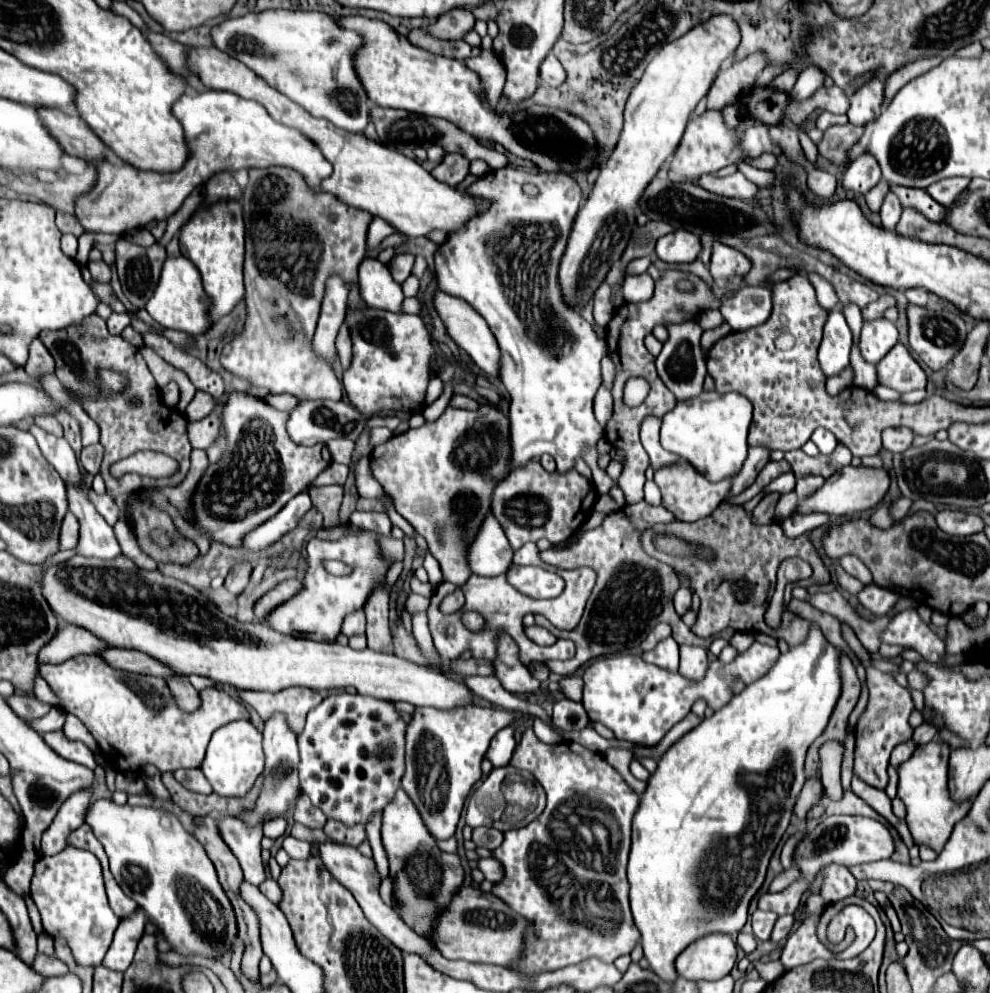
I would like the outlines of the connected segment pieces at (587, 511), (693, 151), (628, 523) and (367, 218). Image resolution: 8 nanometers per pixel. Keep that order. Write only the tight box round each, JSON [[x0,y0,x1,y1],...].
[[492,461,596,551],[668,109,780,181],[534,499,714,677],[222,167,404,401]]

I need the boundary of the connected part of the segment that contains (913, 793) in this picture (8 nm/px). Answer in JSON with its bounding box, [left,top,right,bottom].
[898,741,974,853]

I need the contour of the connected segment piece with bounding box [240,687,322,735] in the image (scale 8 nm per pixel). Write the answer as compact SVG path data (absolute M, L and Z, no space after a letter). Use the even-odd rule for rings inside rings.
M290 687L290 689L276 691L276 693L242 691L240 697L246 705L256 709L262 721L268 721L274 713L284 713L288 727L296 735L304 729L308 711L322 703L322 695L306 687Z

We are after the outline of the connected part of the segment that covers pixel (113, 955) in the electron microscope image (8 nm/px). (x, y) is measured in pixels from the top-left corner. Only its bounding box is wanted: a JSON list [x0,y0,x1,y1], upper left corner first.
[102,909,146,973]

